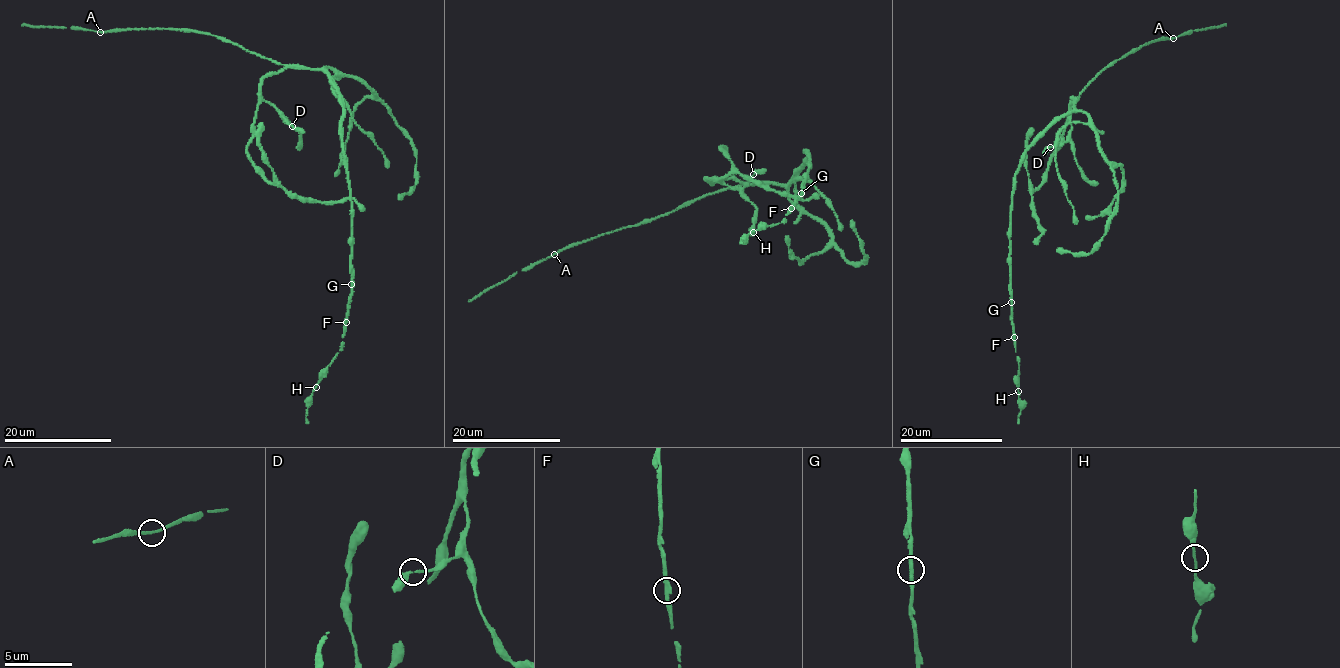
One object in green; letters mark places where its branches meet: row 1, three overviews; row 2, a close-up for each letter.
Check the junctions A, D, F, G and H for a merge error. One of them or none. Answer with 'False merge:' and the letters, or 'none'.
False merge: none

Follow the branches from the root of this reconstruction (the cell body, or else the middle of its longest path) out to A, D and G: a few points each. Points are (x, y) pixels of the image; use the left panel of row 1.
A: (329, 79), (322, 69), (278, 64), (210, 34), (158, 28), (100, 32)
D: (329, 79), (322, 69), (285, 67), (270, 72), (263, 80), (261, 97), (293, 127)
G: (329, 79), (343, 107), (341, 145), (351, 201), (351, 284)

